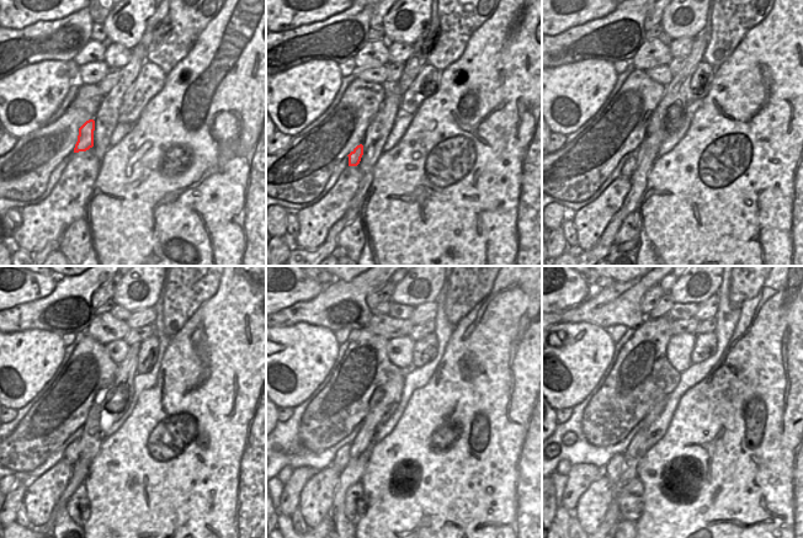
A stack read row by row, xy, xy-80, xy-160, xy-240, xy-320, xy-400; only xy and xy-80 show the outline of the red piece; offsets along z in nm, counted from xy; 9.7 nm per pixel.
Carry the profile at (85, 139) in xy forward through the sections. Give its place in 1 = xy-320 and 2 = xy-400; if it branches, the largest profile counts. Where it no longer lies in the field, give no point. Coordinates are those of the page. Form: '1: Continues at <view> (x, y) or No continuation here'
1: Continues at xy-320 (341, 459)
2: Continues at xy-400 (615, 468)

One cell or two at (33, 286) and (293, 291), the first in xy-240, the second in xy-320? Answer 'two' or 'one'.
one

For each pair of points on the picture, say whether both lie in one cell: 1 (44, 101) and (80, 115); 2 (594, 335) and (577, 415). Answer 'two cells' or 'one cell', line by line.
1: two cells
2: two cells

